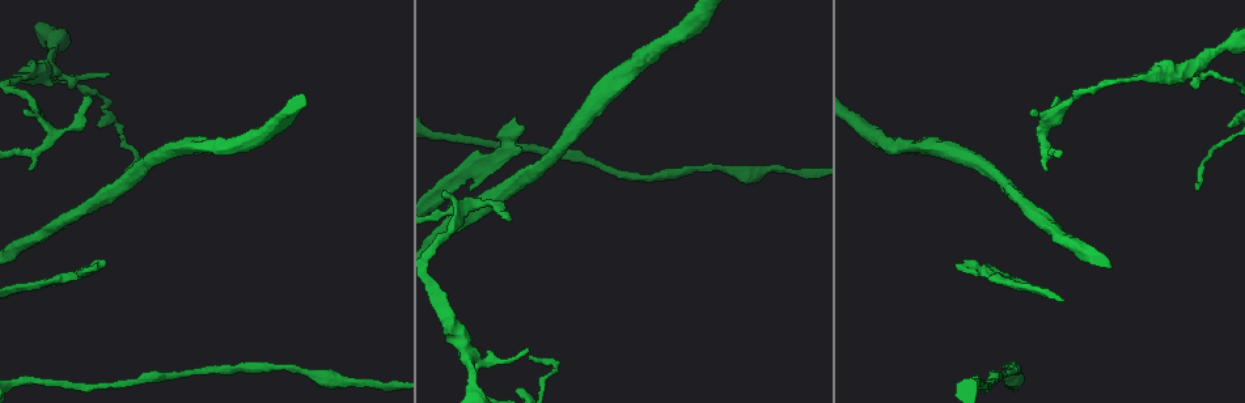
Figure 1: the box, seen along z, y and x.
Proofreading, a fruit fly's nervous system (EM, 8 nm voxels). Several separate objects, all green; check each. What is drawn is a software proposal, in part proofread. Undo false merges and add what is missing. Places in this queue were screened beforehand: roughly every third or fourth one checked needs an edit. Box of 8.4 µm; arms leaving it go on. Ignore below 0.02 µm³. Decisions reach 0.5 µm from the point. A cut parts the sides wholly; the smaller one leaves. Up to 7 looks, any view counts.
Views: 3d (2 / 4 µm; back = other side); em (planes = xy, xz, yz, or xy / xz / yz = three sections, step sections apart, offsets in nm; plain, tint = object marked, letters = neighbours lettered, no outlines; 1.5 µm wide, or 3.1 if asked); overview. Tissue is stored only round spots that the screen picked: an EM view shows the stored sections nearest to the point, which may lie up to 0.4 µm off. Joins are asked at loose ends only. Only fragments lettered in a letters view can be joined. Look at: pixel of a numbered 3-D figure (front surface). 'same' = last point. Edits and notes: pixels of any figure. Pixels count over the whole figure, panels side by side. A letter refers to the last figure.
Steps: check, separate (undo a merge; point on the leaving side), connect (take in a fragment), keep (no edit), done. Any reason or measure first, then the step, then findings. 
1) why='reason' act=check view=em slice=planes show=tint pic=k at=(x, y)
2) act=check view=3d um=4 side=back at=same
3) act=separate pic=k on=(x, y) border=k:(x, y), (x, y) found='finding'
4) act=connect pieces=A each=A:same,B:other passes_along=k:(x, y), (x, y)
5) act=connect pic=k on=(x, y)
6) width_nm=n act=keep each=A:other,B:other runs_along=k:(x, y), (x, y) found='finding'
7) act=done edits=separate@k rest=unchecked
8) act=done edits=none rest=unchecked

act=check view=3d um=2 pic=1 at=(502, 216)

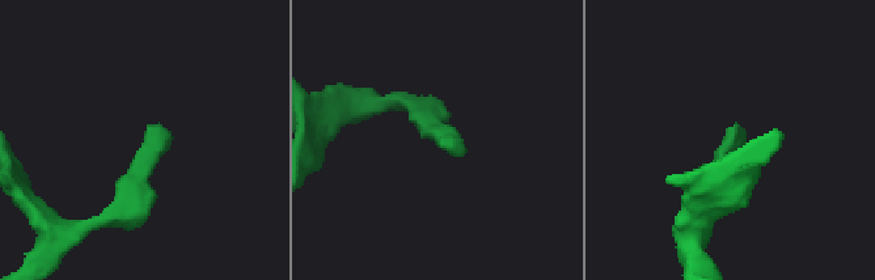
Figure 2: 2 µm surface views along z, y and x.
why='need the tissue' act=check view=em slice=yz step=4 show=tint pic=2 at=(735, 127)

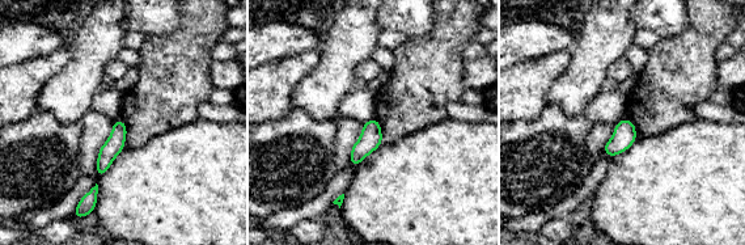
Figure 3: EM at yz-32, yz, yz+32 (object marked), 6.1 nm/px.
act=check view=em slice=planes show=letters at=same

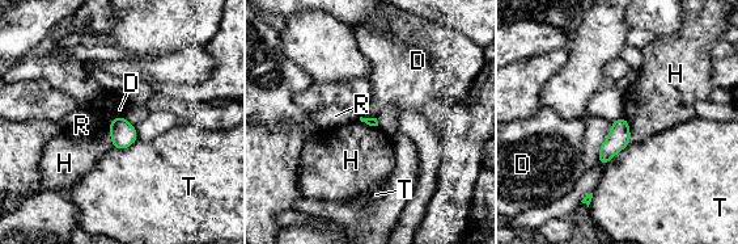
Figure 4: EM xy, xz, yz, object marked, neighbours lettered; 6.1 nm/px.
act=keep each=D:other,H:other,R:other,T:other border=4:(360, 116), (376, 118) found='no lettered fragment goes on from it'

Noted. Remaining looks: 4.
act=check view=3d um=4 pic=1 at=(306, 372)

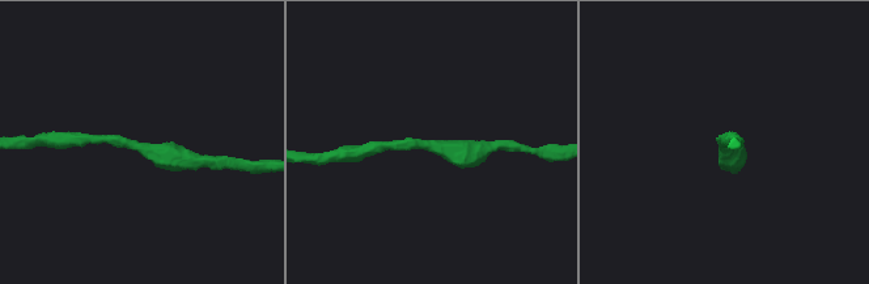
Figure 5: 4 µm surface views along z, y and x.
arm_widths_nm=170,260 why='need the tissue' act=check view=em slice=planes show=plain pic=5 at=(718, 147)

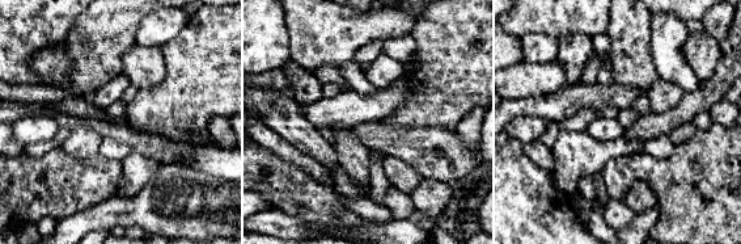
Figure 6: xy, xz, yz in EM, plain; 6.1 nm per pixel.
act=check view=em slice=planes show=letters at=same

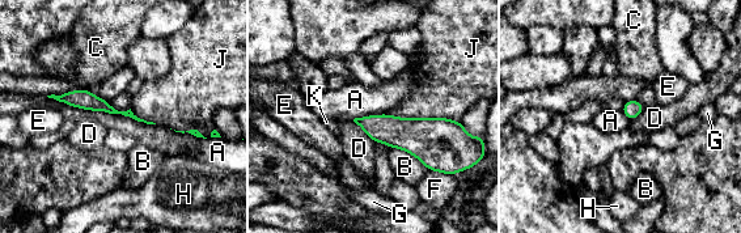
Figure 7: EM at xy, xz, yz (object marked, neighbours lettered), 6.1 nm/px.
longest_contact=A:700nm act=keep each=A:other,B:other,C:other,D:other,E:other,F:other,G:other,H:other,J:other,K:other border=7:(46, 96), (155, 125) found='all the same neuron'

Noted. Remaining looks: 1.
act=done edits=none rest=unchecked

